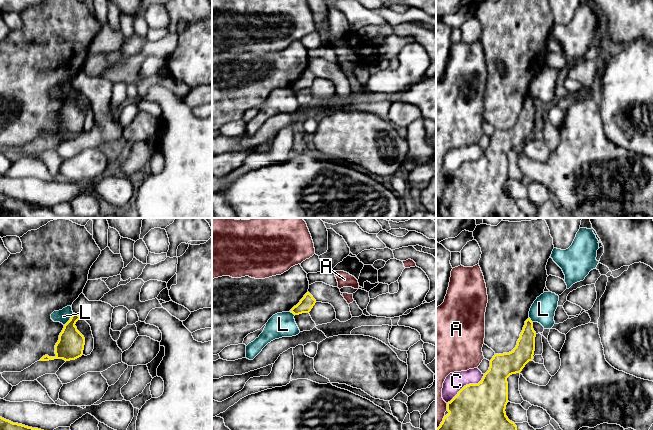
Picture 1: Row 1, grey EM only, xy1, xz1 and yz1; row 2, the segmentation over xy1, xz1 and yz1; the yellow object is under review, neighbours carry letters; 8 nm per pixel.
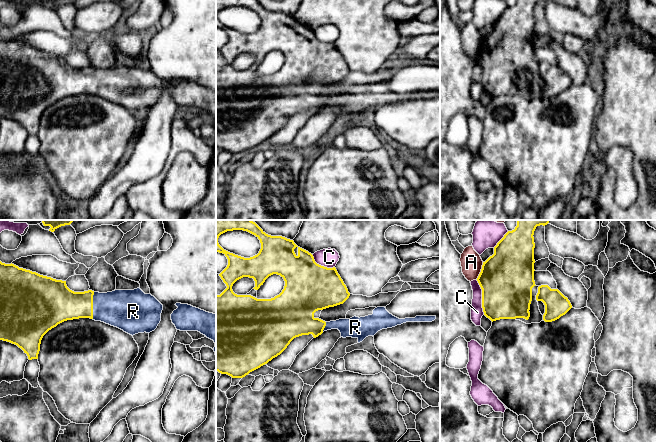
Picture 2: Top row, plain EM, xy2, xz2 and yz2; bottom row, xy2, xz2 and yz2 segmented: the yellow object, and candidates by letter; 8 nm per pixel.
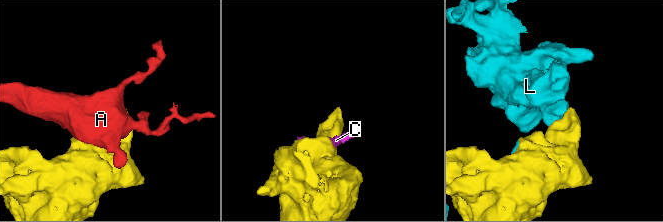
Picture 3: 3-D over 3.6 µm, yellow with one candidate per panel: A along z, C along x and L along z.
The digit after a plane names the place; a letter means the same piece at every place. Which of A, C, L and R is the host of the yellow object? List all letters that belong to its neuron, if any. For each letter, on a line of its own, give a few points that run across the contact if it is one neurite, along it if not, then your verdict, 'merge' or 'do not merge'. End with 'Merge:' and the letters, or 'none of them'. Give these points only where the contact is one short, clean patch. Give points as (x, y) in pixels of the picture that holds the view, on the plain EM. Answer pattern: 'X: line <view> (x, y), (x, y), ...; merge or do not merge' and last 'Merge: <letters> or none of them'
A: do not merge
C: do not merge
L: line xy1 (73, 89), (64, 101); do not merge
R: line xy2 (61, 80), (92, 81), (121, 84); merge
Merge: R

